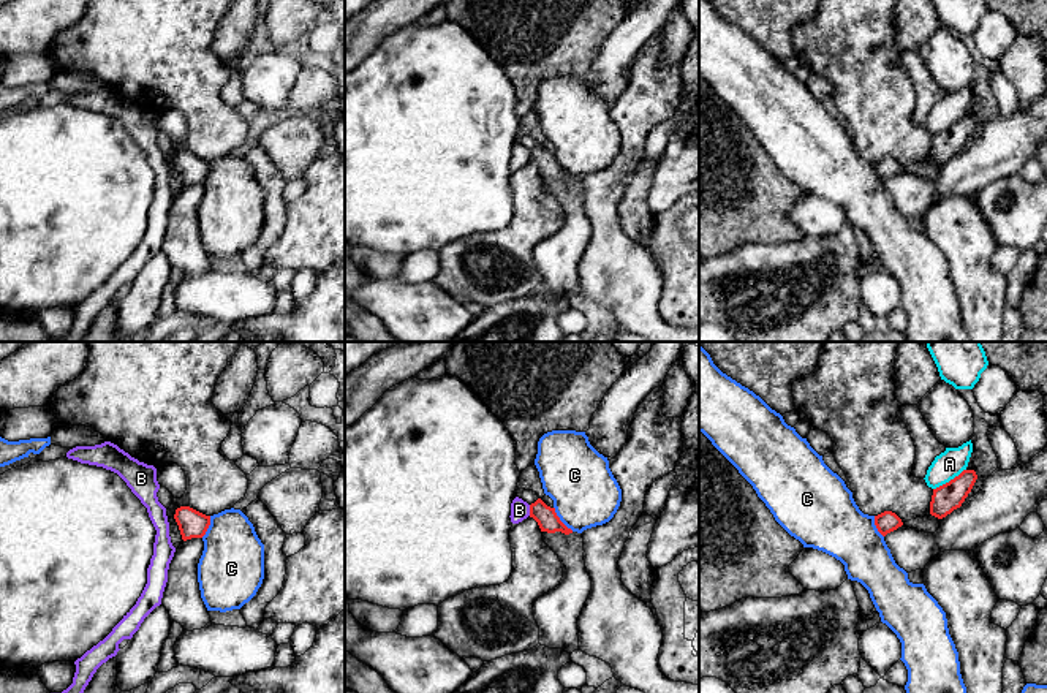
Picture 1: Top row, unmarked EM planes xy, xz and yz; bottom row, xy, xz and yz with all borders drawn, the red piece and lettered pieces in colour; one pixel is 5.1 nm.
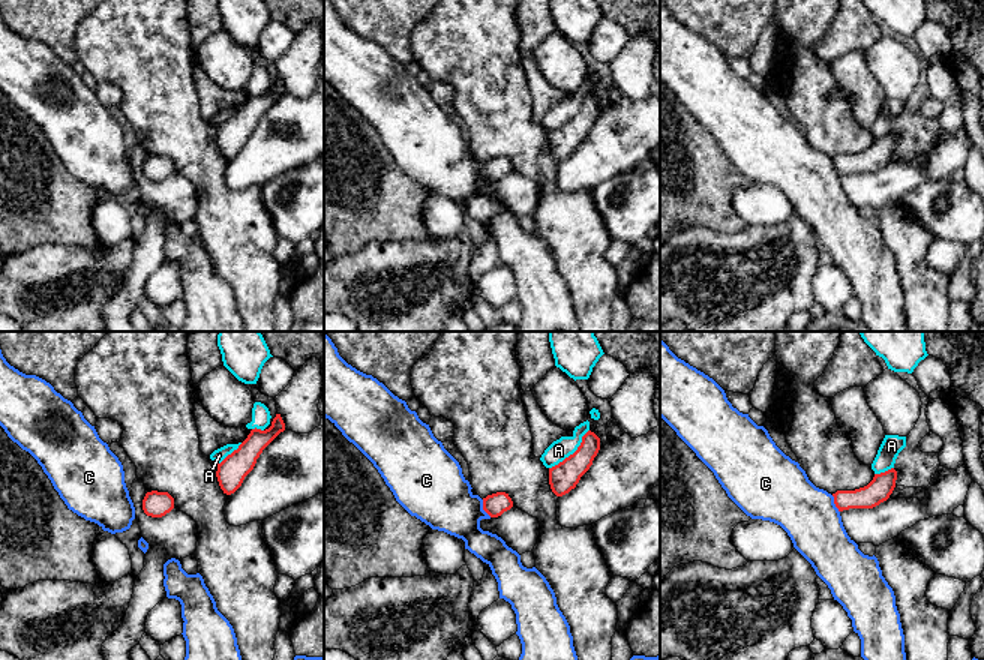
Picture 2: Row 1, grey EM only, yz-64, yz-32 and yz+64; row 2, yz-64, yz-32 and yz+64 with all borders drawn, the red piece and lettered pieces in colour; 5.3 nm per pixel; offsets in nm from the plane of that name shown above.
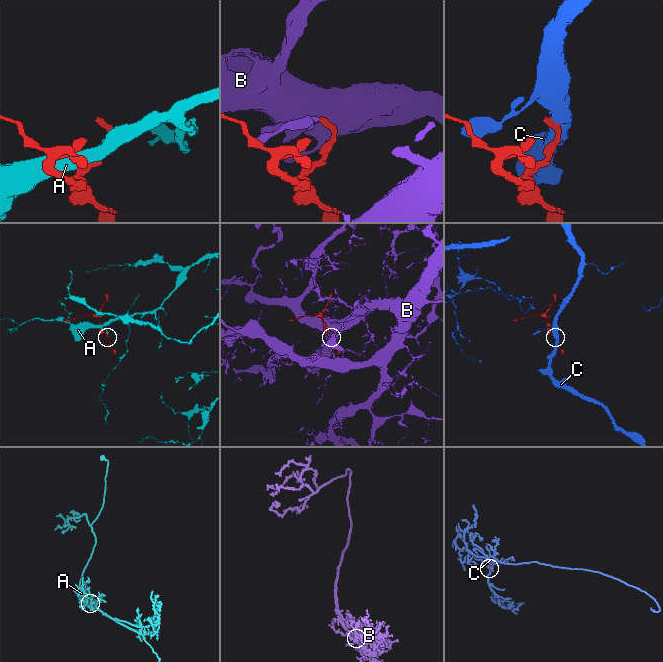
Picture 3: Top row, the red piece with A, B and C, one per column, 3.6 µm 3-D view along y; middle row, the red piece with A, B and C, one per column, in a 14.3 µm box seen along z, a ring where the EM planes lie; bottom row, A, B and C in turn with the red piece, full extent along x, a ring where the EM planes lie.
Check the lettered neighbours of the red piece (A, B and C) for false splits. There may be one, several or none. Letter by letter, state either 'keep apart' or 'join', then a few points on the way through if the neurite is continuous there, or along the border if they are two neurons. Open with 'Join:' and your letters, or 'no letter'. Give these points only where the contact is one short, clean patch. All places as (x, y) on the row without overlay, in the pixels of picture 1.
Join: no letter
A: keep apart
B: keep apart; border along xz (529, 151), (530, 160)
C: keep apart; border along xz (554, 152), (559, 163), (573, 176)

